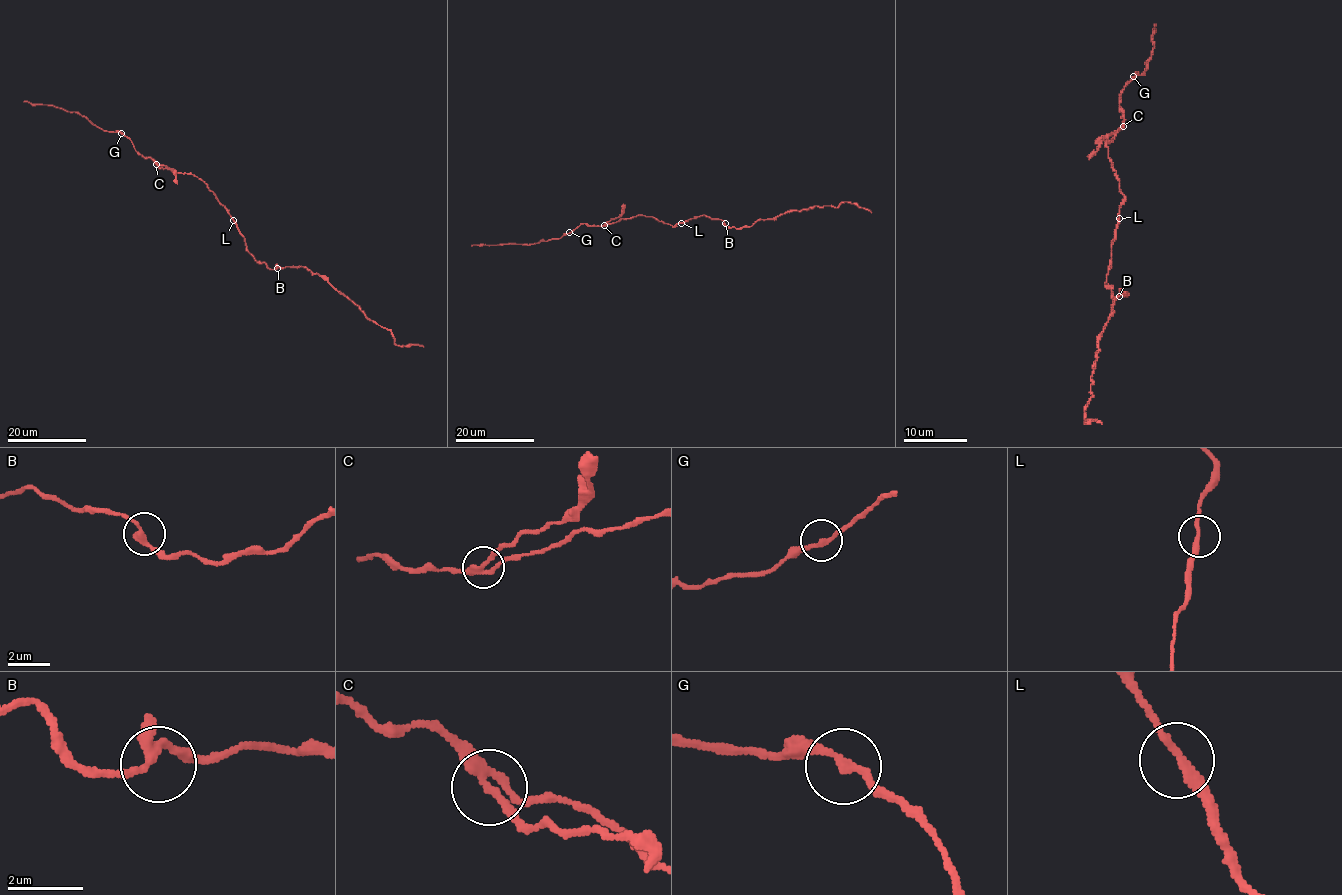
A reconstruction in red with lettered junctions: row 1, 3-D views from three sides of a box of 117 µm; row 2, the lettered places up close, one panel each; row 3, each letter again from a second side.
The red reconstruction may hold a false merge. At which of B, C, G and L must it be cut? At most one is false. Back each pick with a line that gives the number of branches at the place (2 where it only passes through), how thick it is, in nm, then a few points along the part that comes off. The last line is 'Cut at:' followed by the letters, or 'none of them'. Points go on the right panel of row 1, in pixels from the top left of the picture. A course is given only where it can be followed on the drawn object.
C: branches 3; calibre 220 nm; course (1122, 126), (1103, 139), (1089, 159)
Cut at: C

